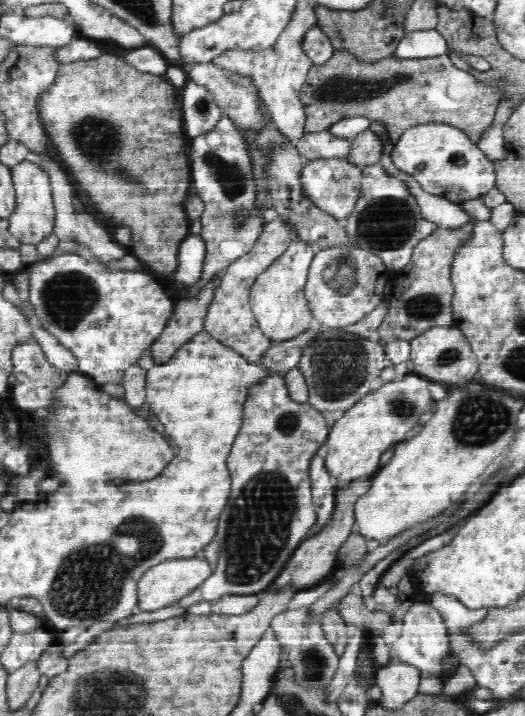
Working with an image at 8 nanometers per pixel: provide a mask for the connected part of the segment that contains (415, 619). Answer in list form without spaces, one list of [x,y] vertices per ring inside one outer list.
[[[413,603],[409,606],[403,620],[403,629],[399,639],[392,645],[391,657],[396,656],[400,663],[406,663],[416,667],[422,672],[424,678],[437,678],[446,683],[455,671],[446,672],[442,669],[442,659],[450,650],[450,634],[447,631],[441,614],[431,605],[426,603]]]

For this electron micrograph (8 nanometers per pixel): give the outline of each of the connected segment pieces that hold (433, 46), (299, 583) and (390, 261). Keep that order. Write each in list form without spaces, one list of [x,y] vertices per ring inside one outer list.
[[[415,30],[405,33],[393,56],[401,59],[418,59],[447,54],[448,43],[436,30]]]
[[[370,479],[366,481],[353,481],[346,489],[338,489],[335,494],[335,509],[331,520],[325,524],[321,531],[315,535],[308,537],[294,552],[294,556],[288,560],[286,568],[280,572],[280,576],[274,580],[274,584],[270,586],[272,592],[280,590],[280,588],[310,588],[316,586],[320,581],[330,573],[332,567],[337,561],[337,552],[339,548],[348,540],[348,537],[353,530],[355,524],[355,505],[359,498],[368,492],[371,482]]]
[[[379,162],[364,166],[361,196],[352,214],[346,217],[345,232],[356,246],[379,256],[389,270],[397,272],[404,266],[408,266],[418,242],[431,236],[439,226],[435,222],[430,222],[422,217],[418,202],[410,192],[411,188],[407,186],[402,177],[388,173]]]

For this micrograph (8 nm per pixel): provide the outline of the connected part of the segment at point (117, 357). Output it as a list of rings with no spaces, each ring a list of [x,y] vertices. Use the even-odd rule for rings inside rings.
[[[72,252],[29,265],[28,297],[34,307],[34,321],[52,333],[64,348],[76,356],[78,372],[98,386],[112,382],[120,384],[126,370],[137,364],[146,348],[163,333],[168,318],[172,317],[173,304],[162,283],[144,271],[115,270],[100,259],[86,259]]]

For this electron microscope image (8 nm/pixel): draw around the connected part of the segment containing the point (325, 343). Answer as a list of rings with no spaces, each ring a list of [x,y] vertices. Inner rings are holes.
[[[323,329],[301,350],[297,367],[302,371],[308,385],[309,403],[323,412],[324,410],[347,411],[354,401],[372,391],[372,382],[381,370],[392,365],[385,347],[379,341],[368,340],[358,333],[346,329]]]

